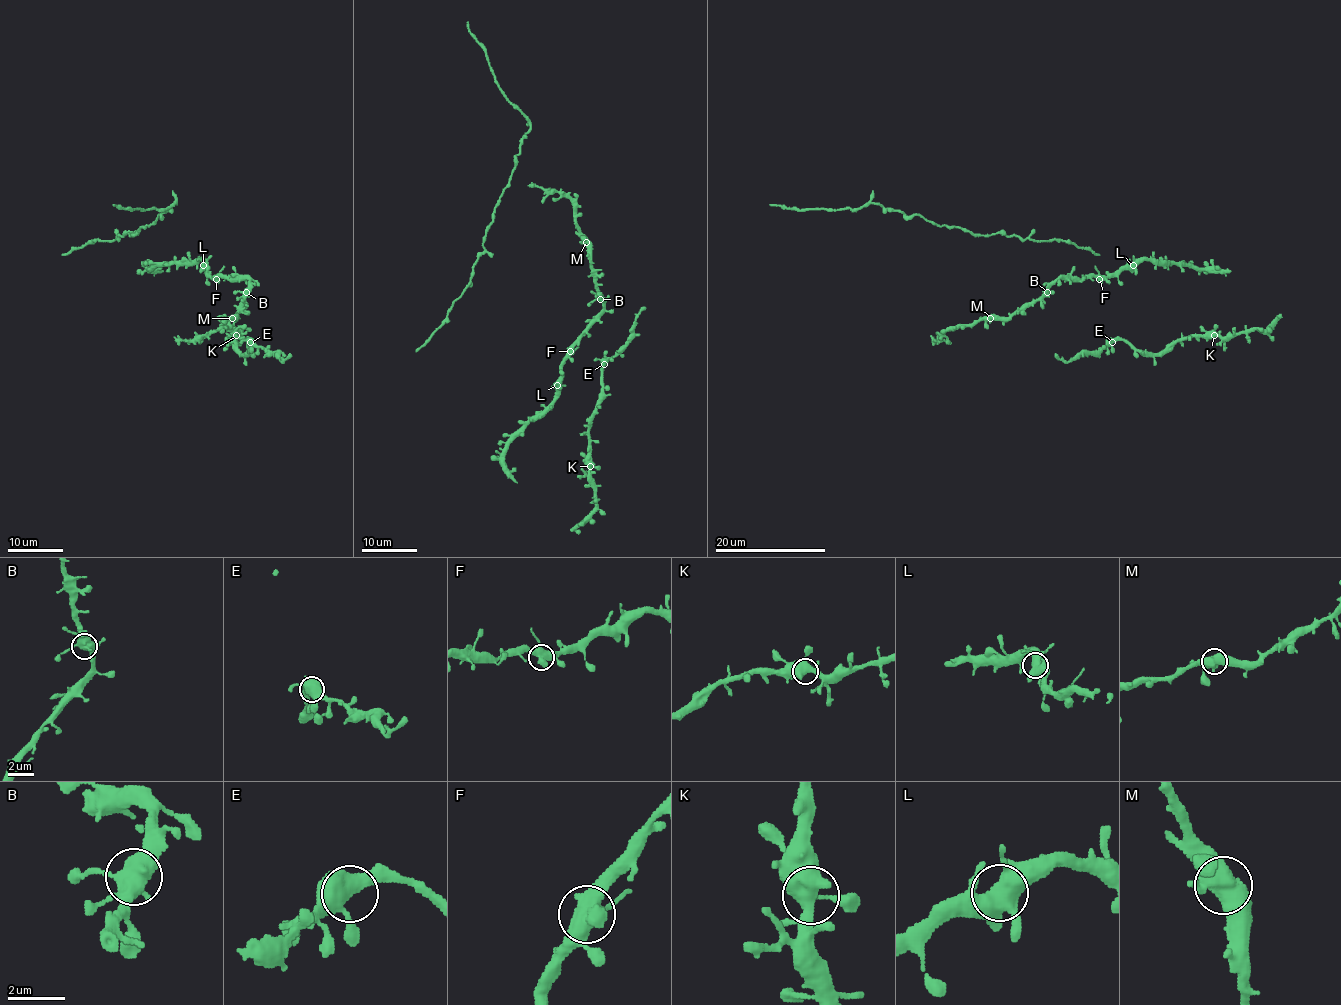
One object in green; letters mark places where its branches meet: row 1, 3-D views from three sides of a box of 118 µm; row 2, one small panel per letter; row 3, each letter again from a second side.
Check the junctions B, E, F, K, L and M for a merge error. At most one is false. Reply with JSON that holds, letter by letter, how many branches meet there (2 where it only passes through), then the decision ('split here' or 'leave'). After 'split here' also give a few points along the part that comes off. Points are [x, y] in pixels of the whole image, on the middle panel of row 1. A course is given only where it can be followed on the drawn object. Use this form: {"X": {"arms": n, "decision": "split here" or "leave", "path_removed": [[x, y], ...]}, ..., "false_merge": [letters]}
{"B": {"arms": 3, "decision": "leave"}, "E": {"arms": 4, "decision": "leave"}, "F": {"arms": 4, "decision": "leave"}, "K": {"arms": 4, "decision": "leave"}, "L": {"arms": 5, "decision": "leave"}, "M": {"arms": 4, "decision": "leave"}, "false_merge": []}

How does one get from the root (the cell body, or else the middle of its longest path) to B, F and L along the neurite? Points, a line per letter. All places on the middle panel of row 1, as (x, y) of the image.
B: (585, 235), (600, 299)
F: (585, 235), (594, 288), (603, 310), (570, 351)
L: (585, 235), (594, 288), (603, 310), (564, 361), (561, 380), (557, 385)

